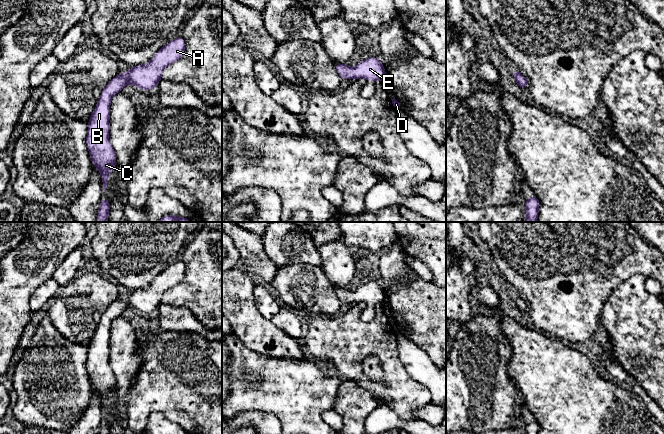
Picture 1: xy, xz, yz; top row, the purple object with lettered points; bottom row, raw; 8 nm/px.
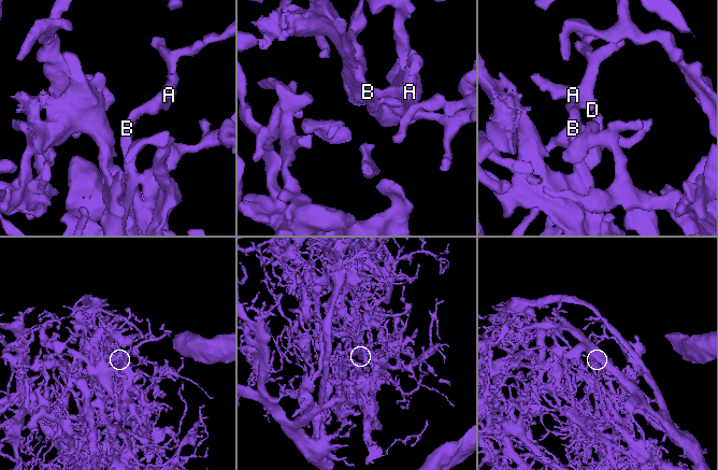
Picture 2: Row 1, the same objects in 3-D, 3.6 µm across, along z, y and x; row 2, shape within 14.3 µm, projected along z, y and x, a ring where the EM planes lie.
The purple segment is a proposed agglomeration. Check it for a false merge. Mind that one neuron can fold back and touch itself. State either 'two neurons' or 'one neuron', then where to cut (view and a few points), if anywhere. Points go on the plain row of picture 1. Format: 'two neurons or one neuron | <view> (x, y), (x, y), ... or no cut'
one neuron | no cut

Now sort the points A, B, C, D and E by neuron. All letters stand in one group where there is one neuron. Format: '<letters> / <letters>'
A B C D E

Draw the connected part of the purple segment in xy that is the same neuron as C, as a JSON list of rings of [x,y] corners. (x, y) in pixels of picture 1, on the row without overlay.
[[[177,261],[164,269],[152,282],[143,289],[130,292],[127,296],[114,301],[101,316],[97,329],[88,345],[86,369],[92,388],[101,397],[104,415],[107,403],[116,392],[116,377],[109,365],[109,340],[112,321],[128,308],[133,308],[142,314],[157,311],[162,303],[162,295],[166,290],[183,281],[185,265]]]

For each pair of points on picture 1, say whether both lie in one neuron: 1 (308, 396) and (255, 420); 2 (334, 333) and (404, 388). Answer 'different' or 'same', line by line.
1: different
2: same

